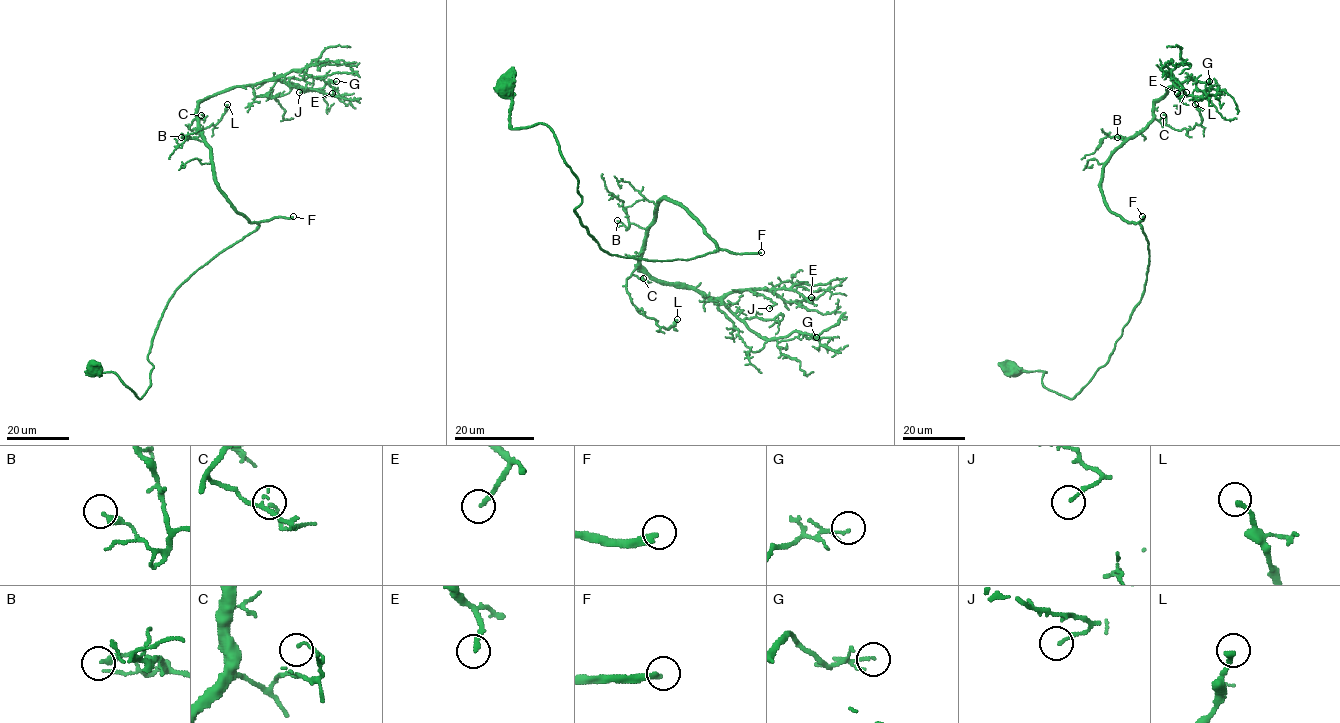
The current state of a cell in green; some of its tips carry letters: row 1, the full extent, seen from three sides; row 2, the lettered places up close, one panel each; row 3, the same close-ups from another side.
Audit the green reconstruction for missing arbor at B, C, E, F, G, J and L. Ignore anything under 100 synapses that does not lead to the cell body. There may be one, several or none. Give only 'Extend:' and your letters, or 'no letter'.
Extend: F

